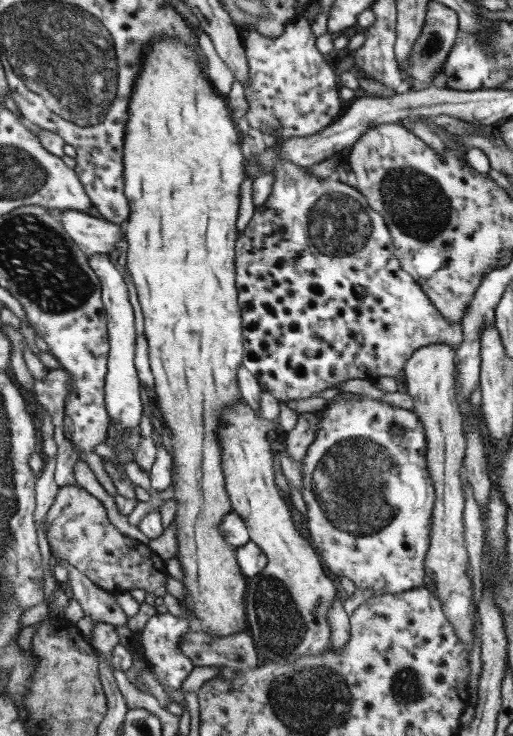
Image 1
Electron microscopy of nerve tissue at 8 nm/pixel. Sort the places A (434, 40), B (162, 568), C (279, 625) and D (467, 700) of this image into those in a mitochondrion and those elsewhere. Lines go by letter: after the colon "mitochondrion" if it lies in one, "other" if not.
A: mitochondrion
B: other
C: mitochondrion
D: other

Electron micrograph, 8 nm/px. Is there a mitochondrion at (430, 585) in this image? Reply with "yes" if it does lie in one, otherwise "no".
no

